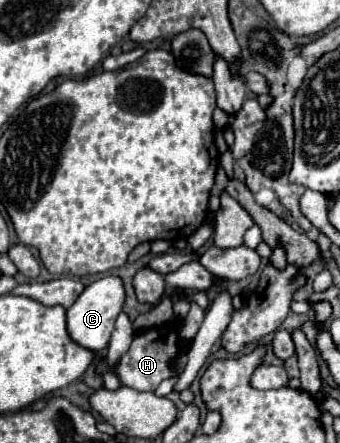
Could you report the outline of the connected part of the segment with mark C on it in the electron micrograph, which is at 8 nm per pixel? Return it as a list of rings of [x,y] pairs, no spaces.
[[[108,275],[108,277],[102,277],[94,283],[90,283],[82,291],[82,295],[74,301],[74,305],[66,311],[66,325],[68,325],[70,337],[86,349],[92,349],[92,351],[104,349],[114,331],[116,317],[124,309],[124,301],[126,301],[126,291],[124,291],[124,283],[120,277]]]

